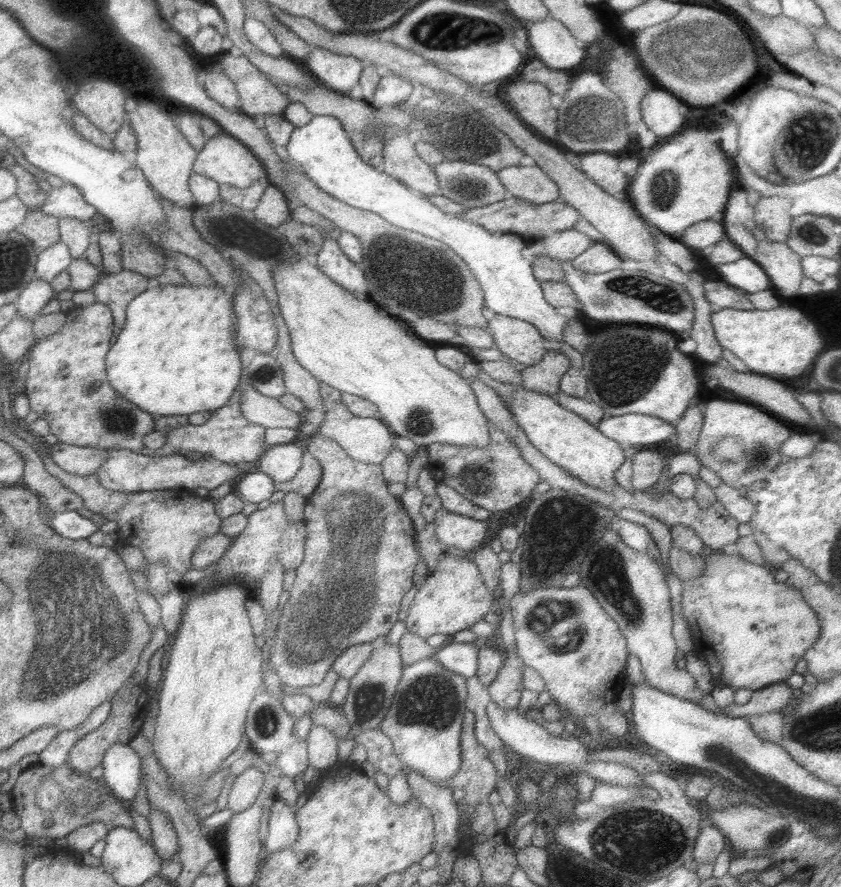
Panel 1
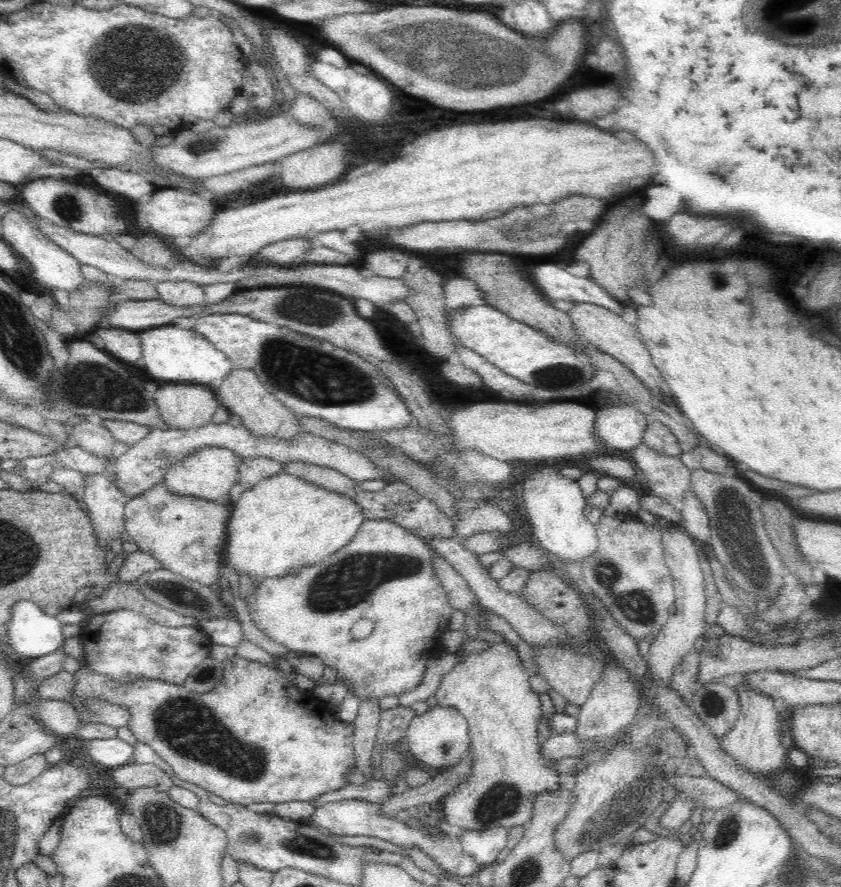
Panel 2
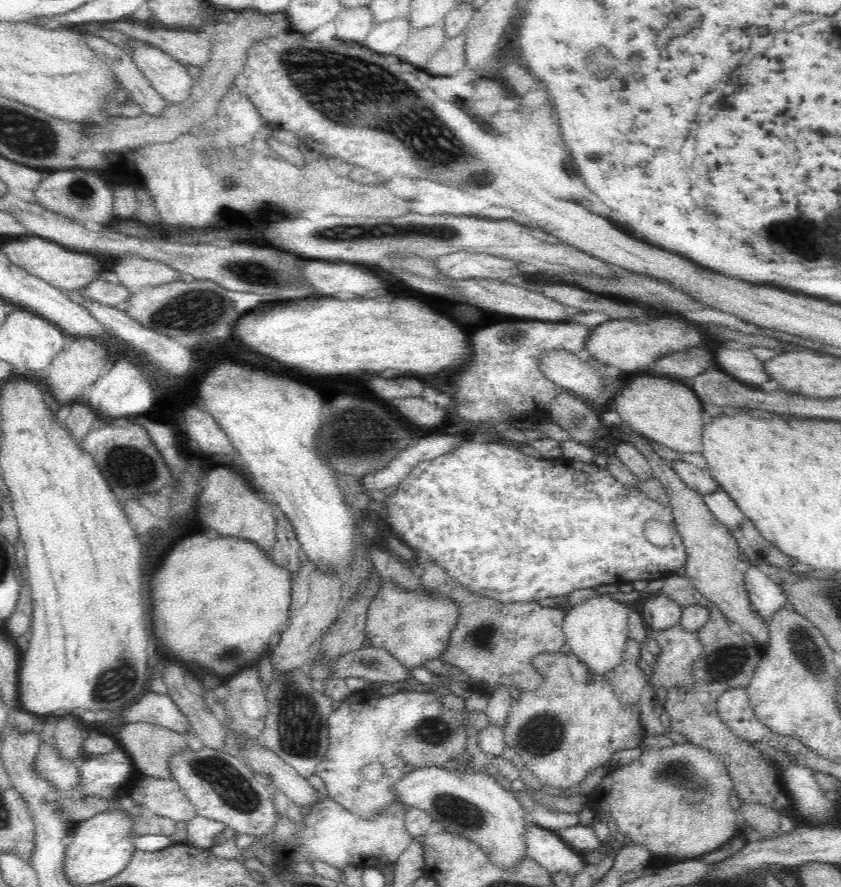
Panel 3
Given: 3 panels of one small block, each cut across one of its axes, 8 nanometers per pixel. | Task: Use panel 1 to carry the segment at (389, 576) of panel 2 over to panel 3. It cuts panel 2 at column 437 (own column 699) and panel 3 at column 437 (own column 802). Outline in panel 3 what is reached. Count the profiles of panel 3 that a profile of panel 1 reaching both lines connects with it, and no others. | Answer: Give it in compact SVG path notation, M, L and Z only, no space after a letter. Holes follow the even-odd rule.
M382 582L382 588L372 598L366 612L366 640L374 648L388 650L396 660L400 660L408 670L424 668L428 660L438 660L450 644L450 634L460 618L460 608L448 596L428 594L424 590L406 592L396 584Z

